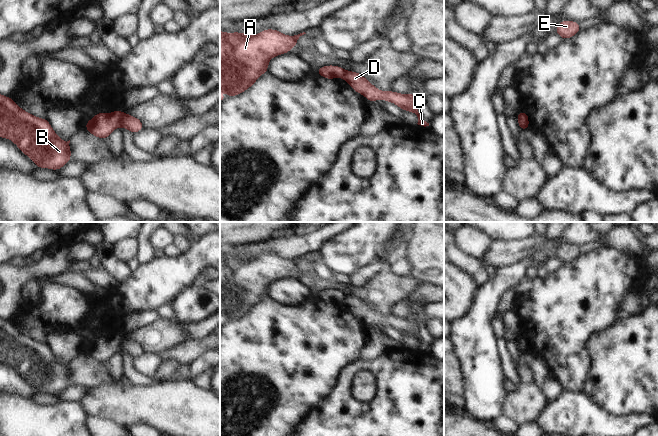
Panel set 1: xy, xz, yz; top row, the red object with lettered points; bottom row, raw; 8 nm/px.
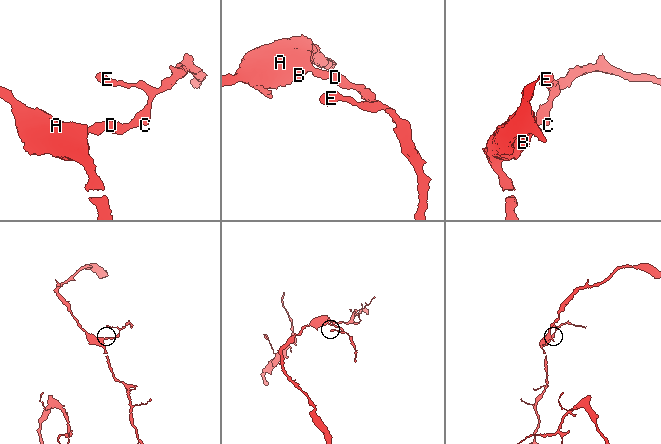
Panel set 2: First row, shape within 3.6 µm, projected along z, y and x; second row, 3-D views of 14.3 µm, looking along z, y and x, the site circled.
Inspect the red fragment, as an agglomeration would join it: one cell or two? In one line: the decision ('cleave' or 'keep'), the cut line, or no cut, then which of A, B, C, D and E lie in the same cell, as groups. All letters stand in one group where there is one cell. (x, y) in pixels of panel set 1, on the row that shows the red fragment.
cleave; cut xy (123, 113), (120, 119), (120, 126); groups A B / C D E

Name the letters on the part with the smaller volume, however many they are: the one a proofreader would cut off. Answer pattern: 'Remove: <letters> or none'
Remove: C, D, E

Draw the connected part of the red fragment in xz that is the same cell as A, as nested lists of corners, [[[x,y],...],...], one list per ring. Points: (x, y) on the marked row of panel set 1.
[[[265,29],[256,35],[220,31],[220,92],[225,91],[229,97],[233,97],[248,90],[261,75],[268,72],[269,61],[287,54],[304,34],[306,33],[289,36],[275,29]]]

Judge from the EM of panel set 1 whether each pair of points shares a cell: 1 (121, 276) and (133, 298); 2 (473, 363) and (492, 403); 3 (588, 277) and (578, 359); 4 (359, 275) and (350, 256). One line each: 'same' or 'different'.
1: different
2: same
3: same
4: different

